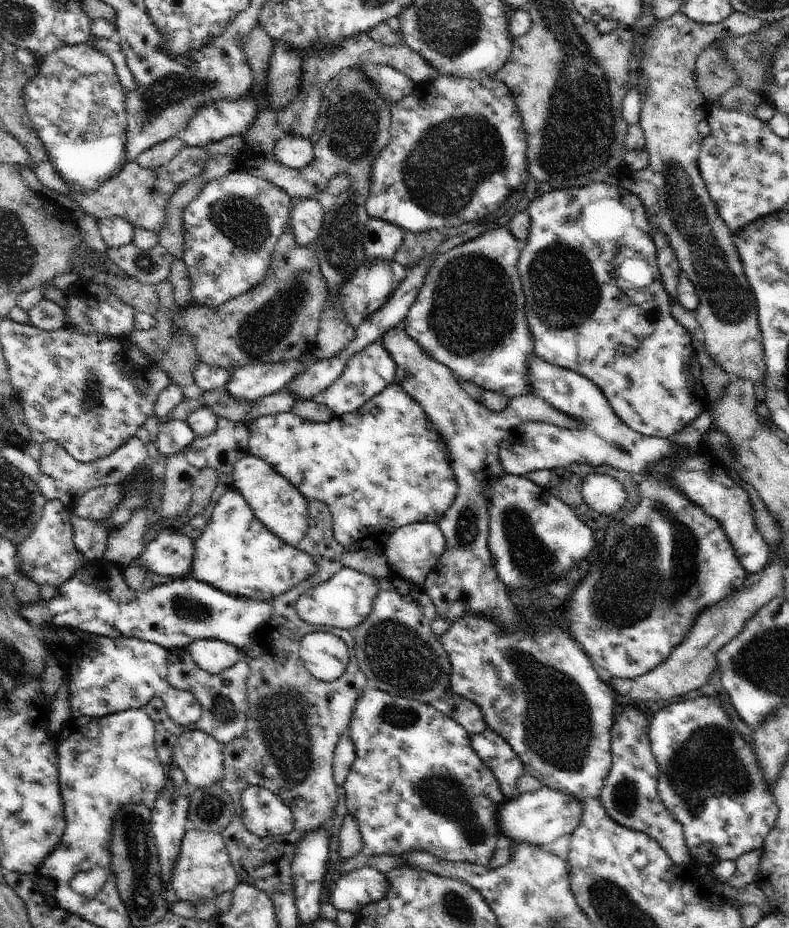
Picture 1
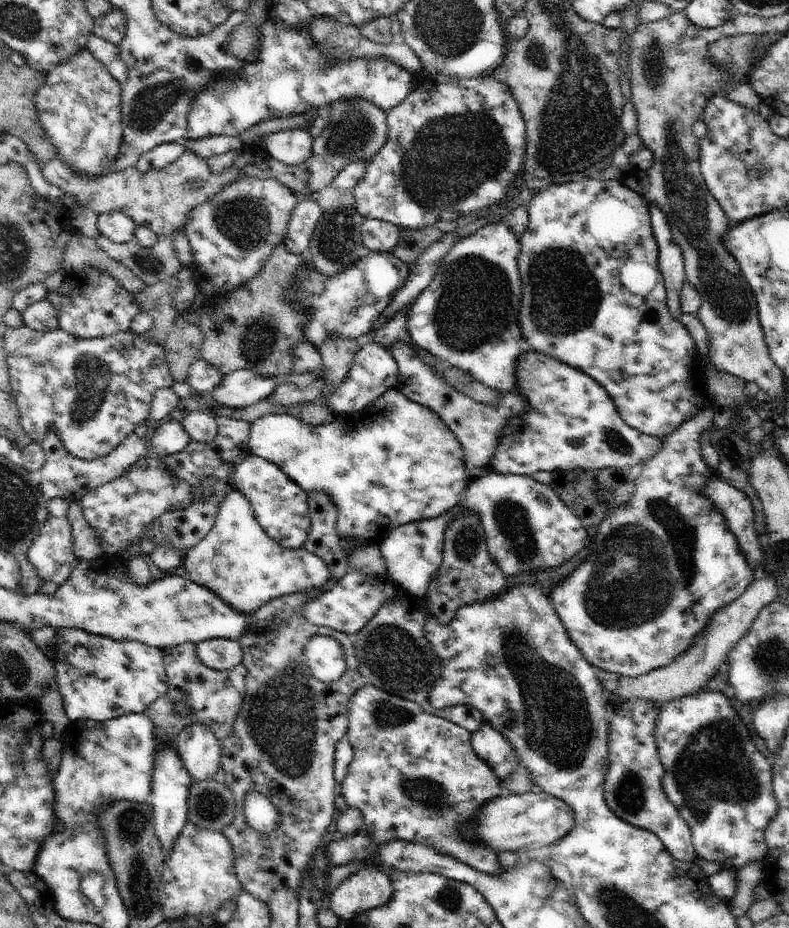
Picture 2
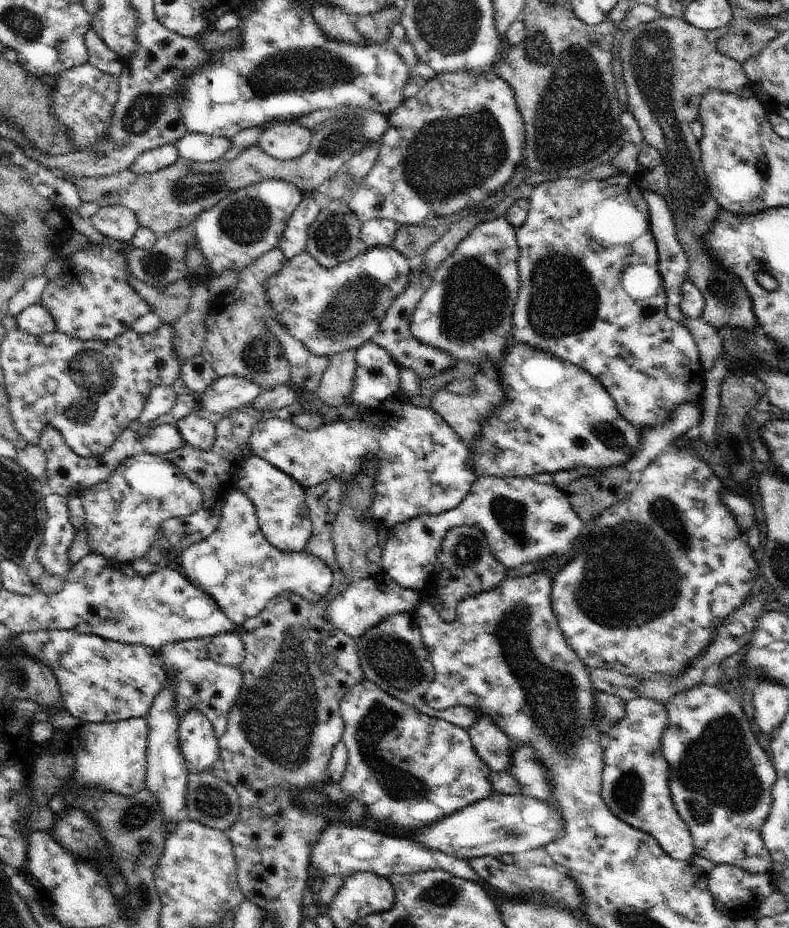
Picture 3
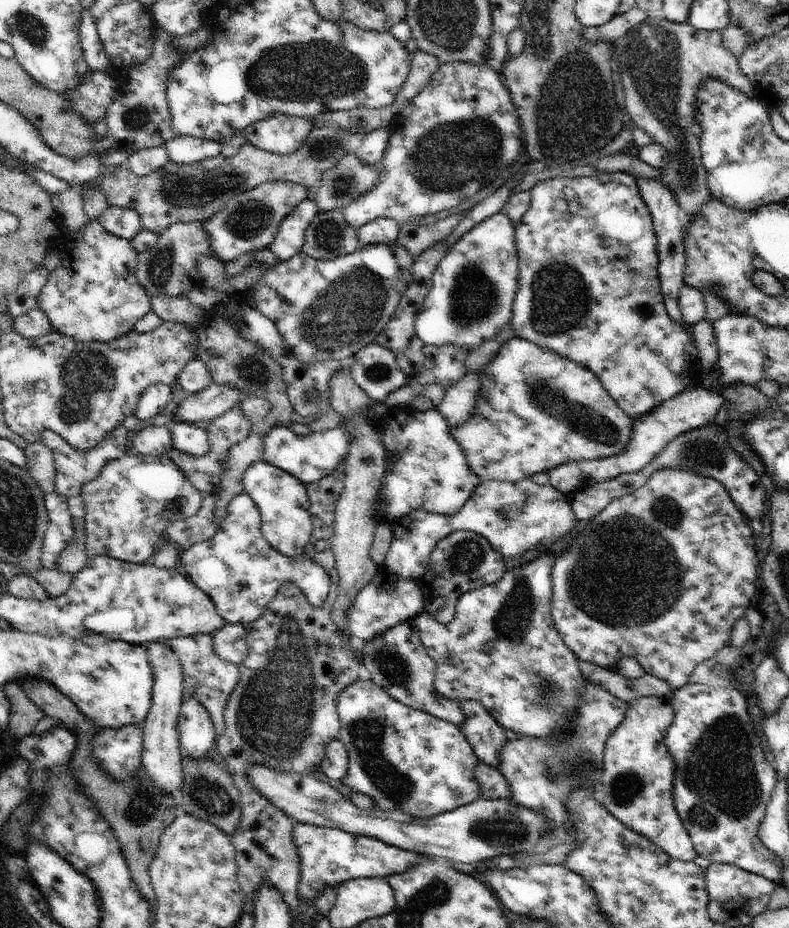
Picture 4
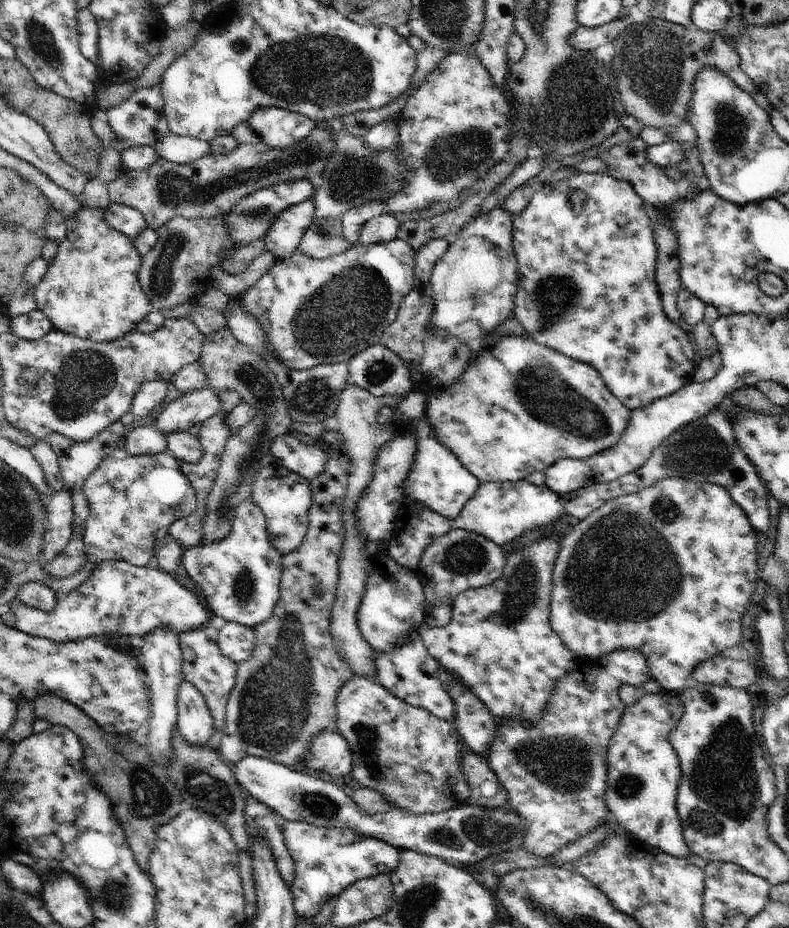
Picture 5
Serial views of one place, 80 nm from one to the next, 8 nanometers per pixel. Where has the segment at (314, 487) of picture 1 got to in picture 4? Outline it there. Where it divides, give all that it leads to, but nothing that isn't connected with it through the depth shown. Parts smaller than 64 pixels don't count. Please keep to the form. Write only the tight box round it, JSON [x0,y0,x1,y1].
[263,405,481,521]

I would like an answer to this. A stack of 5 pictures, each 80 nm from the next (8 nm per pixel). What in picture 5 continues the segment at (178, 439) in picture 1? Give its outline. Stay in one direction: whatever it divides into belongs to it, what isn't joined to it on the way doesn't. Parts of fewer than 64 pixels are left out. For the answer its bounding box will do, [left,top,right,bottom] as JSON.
[124,425,168,455]

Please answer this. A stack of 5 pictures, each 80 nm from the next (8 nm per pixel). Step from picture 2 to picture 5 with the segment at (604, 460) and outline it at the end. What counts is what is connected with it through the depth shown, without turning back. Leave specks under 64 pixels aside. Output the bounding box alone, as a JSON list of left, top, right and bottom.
[427,335,631,483]

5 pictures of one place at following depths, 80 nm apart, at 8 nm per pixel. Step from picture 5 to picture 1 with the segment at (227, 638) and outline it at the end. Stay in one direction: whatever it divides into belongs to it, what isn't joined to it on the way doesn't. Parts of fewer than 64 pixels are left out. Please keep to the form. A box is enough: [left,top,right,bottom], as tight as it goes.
[186,639,244,675]

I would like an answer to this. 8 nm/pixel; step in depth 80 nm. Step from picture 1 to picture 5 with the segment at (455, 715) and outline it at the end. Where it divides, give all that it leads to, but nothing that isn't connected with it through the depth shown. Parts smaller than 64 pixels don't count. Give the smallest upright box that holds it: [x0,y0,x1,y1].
[375,631,454,721]

